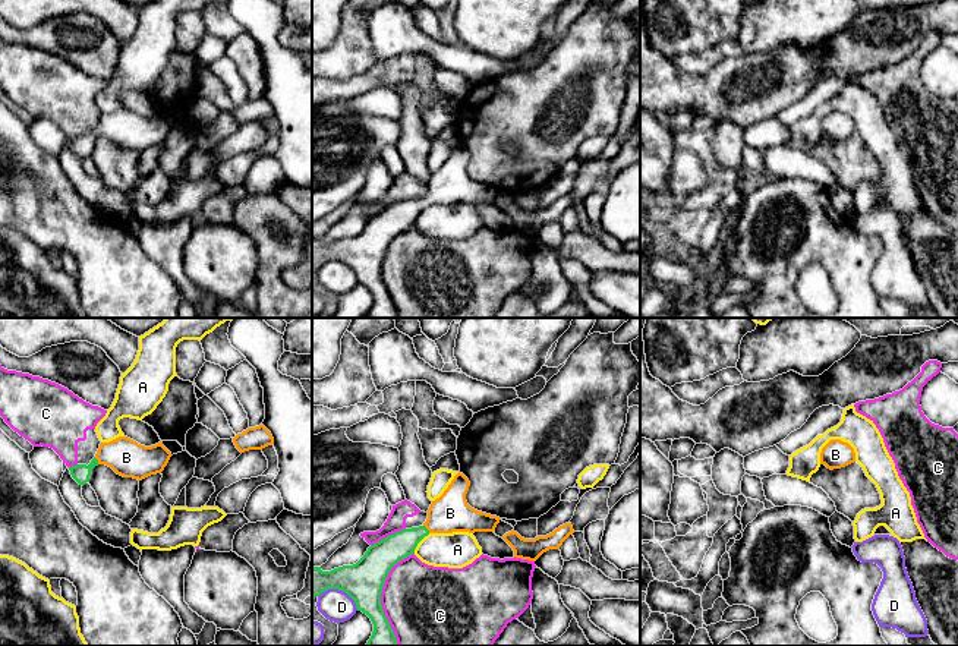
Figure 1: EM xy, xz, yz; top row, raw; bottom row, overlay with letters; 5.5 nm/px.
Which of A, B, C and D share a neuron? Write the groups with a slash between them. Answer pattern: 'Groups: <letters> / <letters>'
Groups: A / B / C / D

